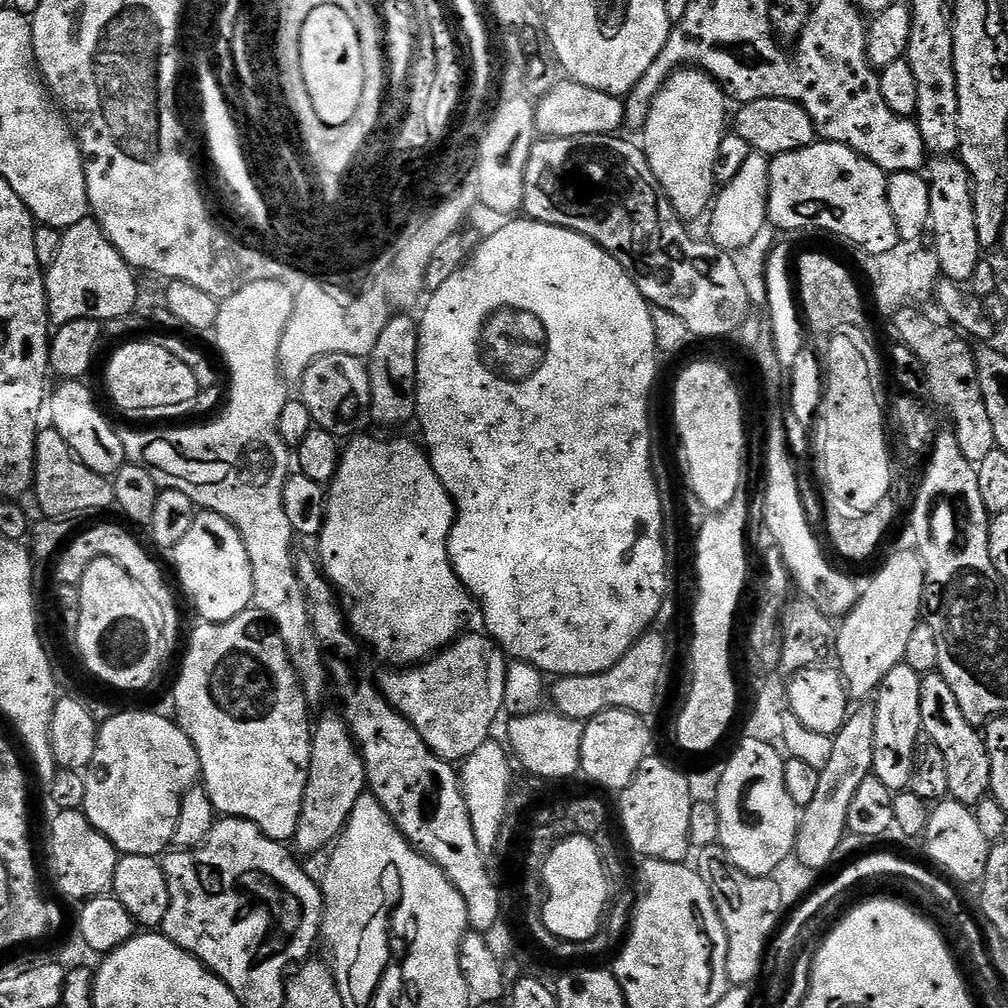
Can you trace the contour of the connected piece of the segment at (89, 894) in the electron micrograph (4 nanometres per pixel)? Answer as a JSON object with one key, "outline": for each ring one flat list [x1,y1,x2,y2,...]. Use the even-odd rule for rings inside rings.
{"outline":[[57,811,55,815,48,828,48,852,52,855,52,868,56,871,52,880,57,890,75,902,109,895,115,886,115,868,121,853,92,825,83,811]]}

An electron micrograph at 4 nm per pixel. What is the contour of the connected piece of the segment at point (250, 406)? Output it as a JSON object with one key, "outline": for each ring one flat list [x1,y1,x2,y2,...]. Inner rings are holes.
{"outline":[[250,280,241,283,236,291,230,294,230,298,220,301,214,337,216,336,216,344,220,347,220,352,224,355,224,360,228,363,229,370,232,371,232,397,228,400,228,409,225,410,224,416,218,417,213,424,200,424,197,428,168,428,165,432,135,432,132,428,121,427,119,433,127,463,137,464,147,470,150,478,154,478,157,488,182,490,182,494,186,494,186,498,190,498,195,502,197,509,213,512,214,514,222,514,222,518,226,518,238,530,238,534,244,539,246,554,250,558,250,566,252,567,252,577,254,578,254,594,252,595,252,599,255,607,259,608,271,620,272,627,280,633,286,650,290,654,290,662,300,679,304,697,308,699,309,705,316,706,316,704,322,703,324,695,330,692,330,677,325,664,325,654,319,646,318,638,315,637,314,626,311,625,310,615,307,614,306,598,302,592,302,587,299,585,298,574,296,573,294,545,292,546,294,533,289,520,286,518,286,510,282,506,282,490,284,489,284,483,288,481,290,475,290,469,288,469,288,460,290,464,290,449,286,447,278,434,278,418,282,414,282,406,286,406,286,402,290,398,290,392,284,389,286,381,280,374,278,346,282,342,282,334,286,330,286,322,290,322,290,314,294,310,295,301,296,293,289,285,282,282,274,282,273,280]]}

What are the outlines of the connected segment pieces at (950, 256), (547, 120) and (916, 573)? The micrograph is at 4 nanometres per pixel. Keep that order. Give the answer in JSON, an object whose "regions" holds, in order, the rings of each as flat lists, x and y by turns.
{"regions":[[[933,155,926,164,926,179,930,184,930,244,938,256,941,277,967,285,982,258,967,168,955,155]],[[567,78,561,79,561,84,556,84,552,89,549,90,548,93,545,94,544,97,541,98,540,101,536,100,534,107,536,109,536,130,537,133,541,137,544,138,578,138,579,136,606,136,609,134,619,133,624,124,624,100,619,96,611,96,610,94,606,94,602,90,594,90,590,86,582,86,576,80,570,80]],[[911,551,900,552,892,556,884,564,884,569,868,584,868,589,859,593,859,600,853,606,851,612,843,617,836,633,835,659,840,659,838,671,848,686,849,697,853,701,860,702,871,697,880,687,882,678,894,670,903,661,906,654,906,645,910,634,914,634,918,621,922,616,922,601,924,598,924,566,920,563,919,555]]]}

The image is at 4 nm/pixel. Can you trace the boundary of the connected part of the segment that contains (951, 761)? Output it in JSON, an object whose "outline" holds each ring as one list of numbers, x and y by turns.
{"outline":[[934,671,920,678,920,705,922,706,923,735,929,736,942,750,942,758,946,758,946,782,948,796,960,804,975,806,989,795,990,754,984,745,984,736,973,724,966,722,966,714,962,714,962,706,958,706,958,698,954,698,954,690,946,683,939,672]]}

